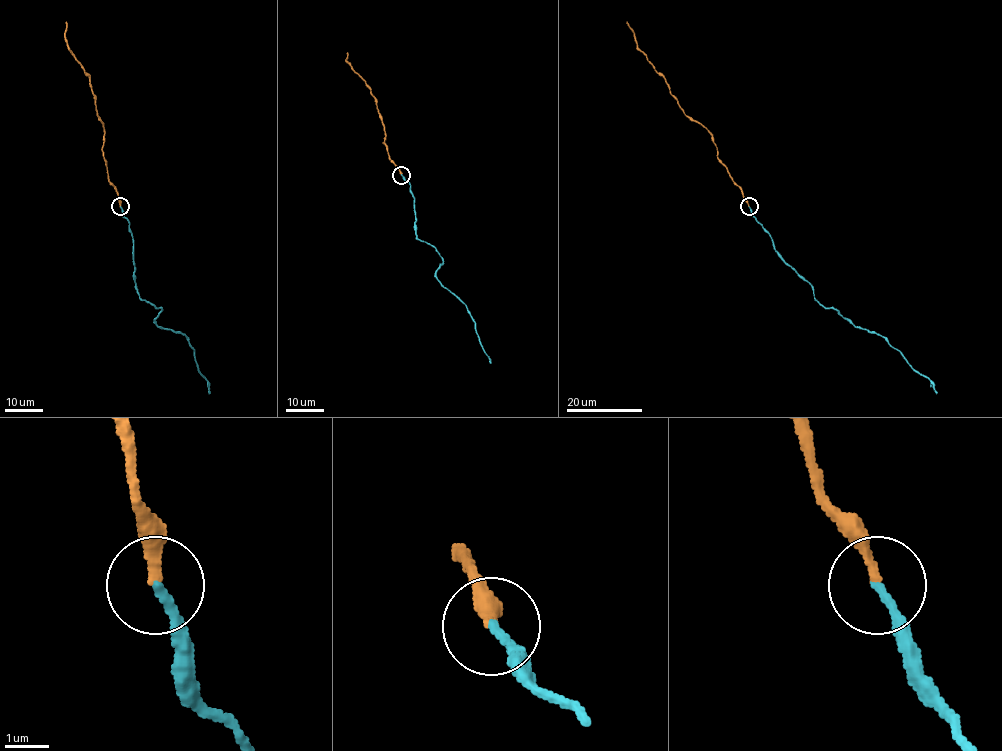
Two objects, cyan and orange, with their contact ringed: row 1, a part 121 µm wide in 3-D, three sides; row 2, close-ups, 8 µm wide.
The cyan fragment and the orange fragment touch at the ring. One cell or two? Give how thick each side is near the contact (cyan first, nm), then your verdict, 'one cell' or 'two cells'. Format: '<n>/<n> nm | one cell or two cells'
220/280 nm | one cell

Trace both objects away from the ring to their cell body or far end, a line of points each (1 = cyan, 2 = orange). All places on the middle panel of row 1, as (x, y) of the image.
1: (401, 174), (408, 182), (414, 197), (416, 237), (430, 243), (442, 259), (436, 278), (467, 309), (490, 362)
2: (401, 174), (389, 159), (383, 142), (385, 126), (376, 100), (346, 60), (347, 52)

